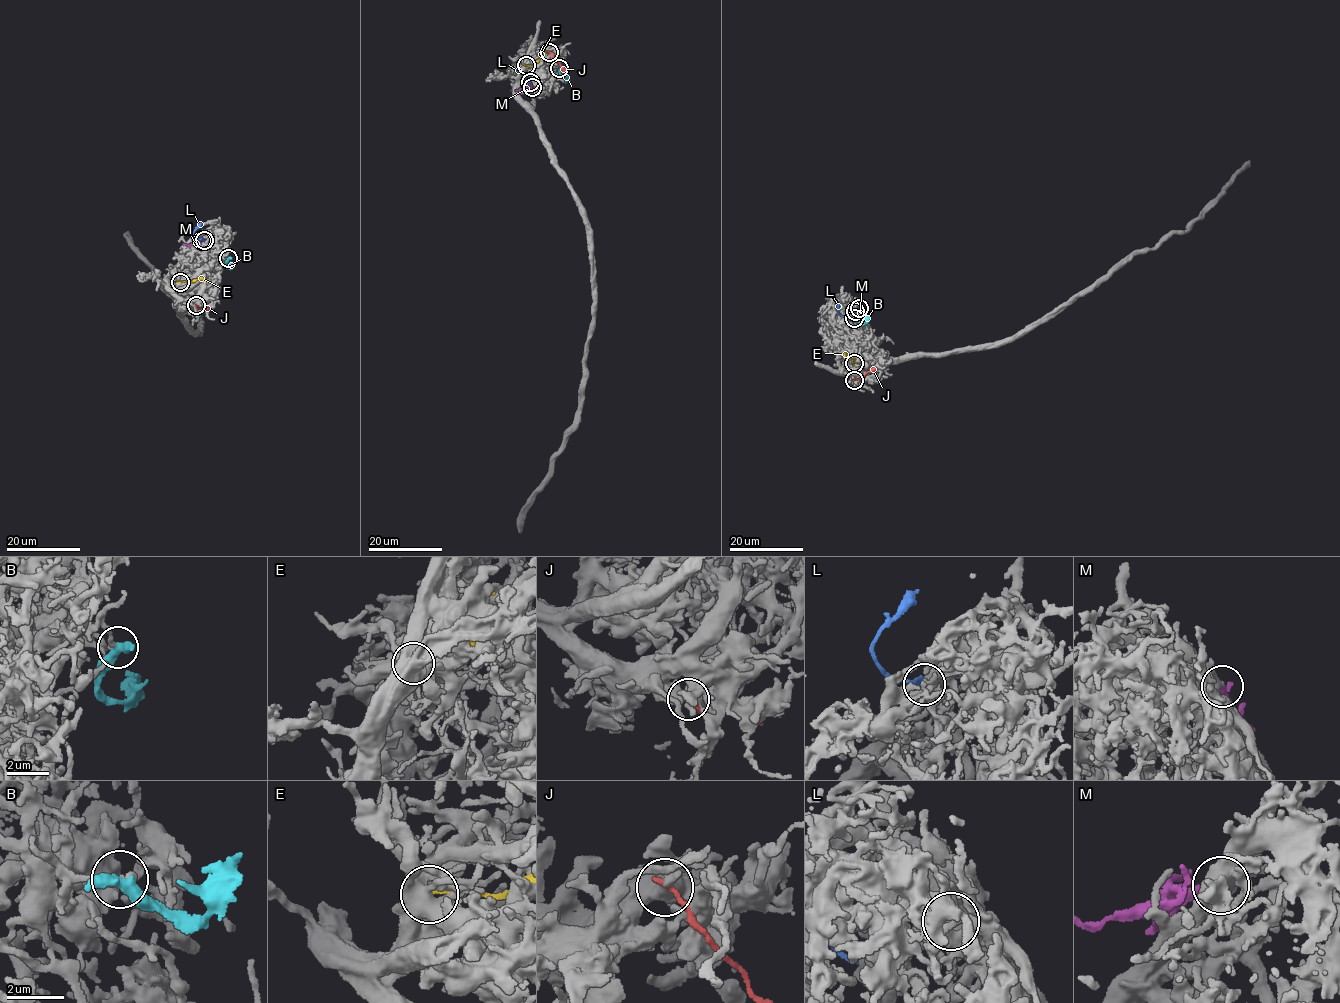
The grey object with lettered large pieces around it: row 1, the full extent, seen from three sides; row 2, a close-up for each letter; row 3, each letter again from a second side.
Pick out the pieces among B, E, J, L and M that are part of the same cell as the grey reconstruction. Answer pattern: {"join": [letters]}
{"join": ["M"]}

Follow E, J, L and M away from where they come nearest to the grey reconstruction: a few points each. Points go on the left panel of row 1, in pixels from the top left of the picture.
E: (181, 282), (208, 279)
J: (196, 305), (208, 308)
L: (202, 240), (193, 234), (201, 223)
M: (204, 239), (183, 244)

